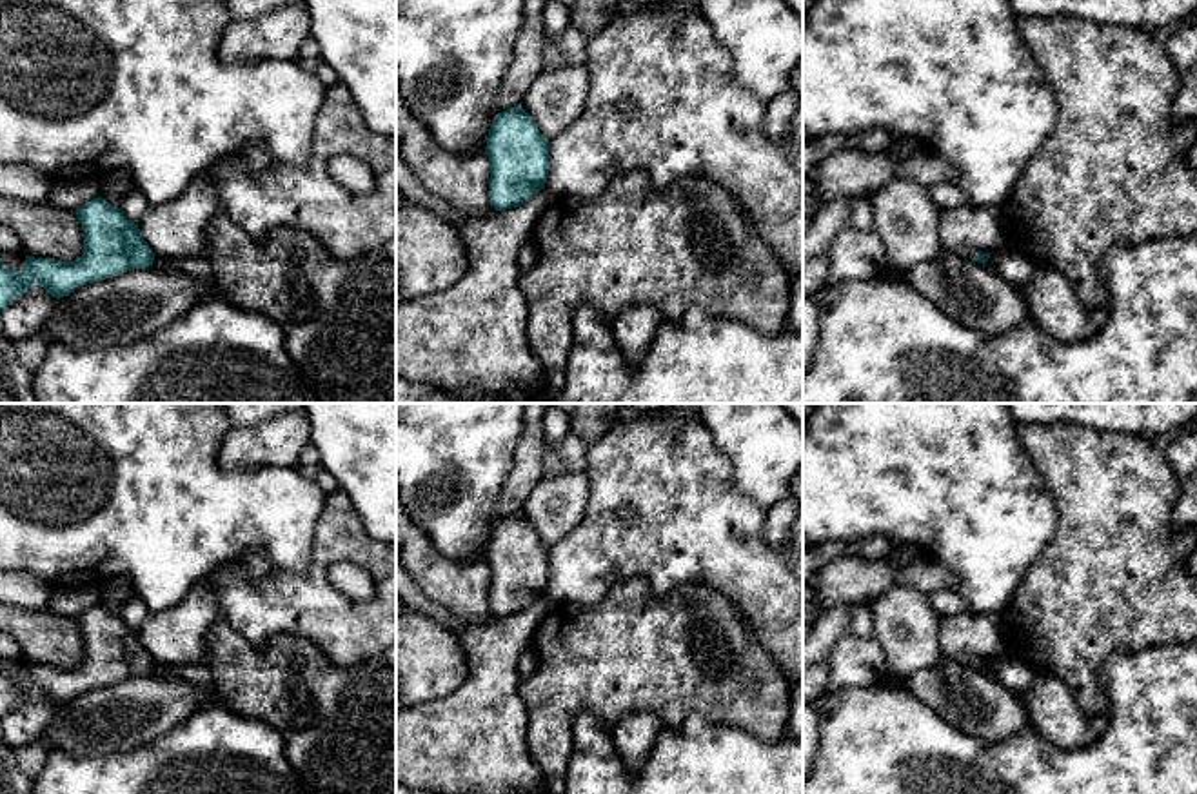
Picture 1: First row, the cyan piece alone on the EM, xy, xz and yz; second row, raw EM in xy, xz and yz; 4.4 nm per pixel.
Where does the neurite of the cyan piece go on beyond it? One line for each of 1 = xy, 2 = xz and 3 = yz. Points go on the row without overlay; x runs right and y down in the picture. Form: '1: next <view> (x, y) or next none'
1: next none
2: next none
3: next none

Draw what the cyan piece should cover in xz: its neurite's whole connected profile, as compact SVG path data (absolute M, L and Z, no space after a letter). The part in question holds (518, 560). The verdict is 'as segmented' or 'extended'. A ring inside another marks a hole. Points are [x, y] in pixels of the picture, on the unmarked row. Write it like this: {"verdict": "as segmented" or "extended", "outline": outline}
{"verdict": "as segmented", "outline": "M521 512L492 527L485 561L490 569L489 605L496 618L518 614L545 596L549 547Z"}

